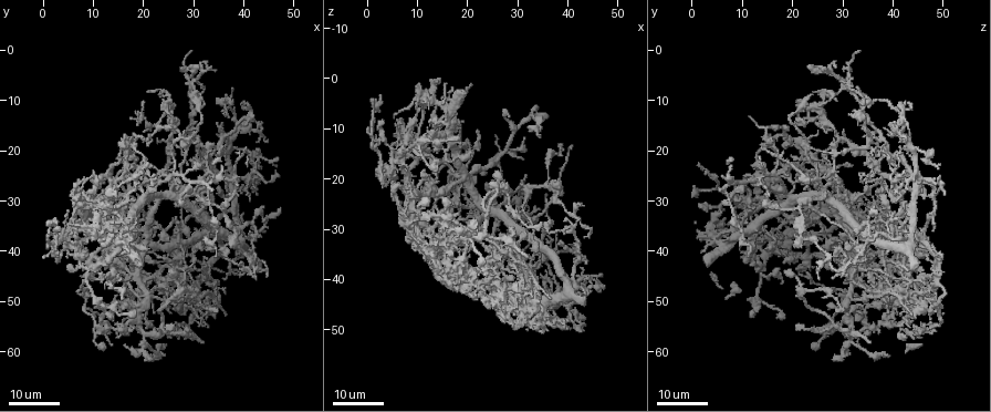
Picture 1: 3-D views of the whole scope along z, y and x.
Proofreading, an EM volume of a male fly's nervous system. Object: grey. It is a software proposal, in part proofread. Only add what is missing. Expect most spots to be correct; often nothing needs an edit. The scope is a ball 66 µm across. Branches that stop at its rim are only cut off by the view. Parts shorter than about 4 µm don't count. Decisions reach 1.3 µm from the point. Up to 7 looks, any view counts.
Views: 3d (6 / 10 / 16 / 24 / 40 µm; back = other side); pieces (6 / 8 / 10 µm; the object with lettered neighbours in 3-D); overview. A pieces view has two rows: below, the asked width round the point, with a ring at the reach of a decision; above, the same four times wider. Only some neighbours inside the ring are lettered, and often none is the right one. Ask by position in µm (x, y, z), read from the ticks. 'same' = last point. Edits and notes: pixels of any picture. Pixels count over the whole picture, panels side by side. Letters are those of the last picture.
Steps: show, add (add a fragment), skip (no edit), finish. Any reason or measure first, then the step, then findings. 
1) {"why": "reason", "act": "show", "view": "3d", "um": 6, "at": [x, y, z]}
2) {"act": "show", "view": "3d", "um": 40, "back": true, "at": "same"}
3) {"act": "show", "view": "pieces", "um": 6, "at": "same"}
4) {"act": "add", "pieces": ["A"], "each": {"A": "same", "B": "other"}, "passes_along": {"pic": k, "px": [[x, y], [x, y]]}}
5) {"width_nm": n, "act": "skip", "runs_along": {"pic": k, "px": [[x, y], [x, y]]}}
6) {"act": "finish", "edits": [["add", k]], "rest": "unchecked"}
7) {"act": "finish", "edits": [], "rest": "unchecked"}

{"why": "an open end", "act": "show", "view": "3d", "um": 16, "at": [18.0, 21.5, 19.5]}

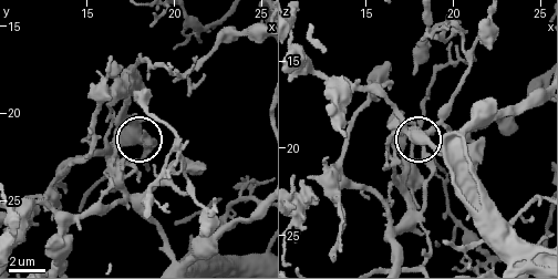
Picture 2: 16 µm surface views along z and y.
{"why": "what lies round it", "act": "show", "view": "pieces", "um": 10, "at": "same"}

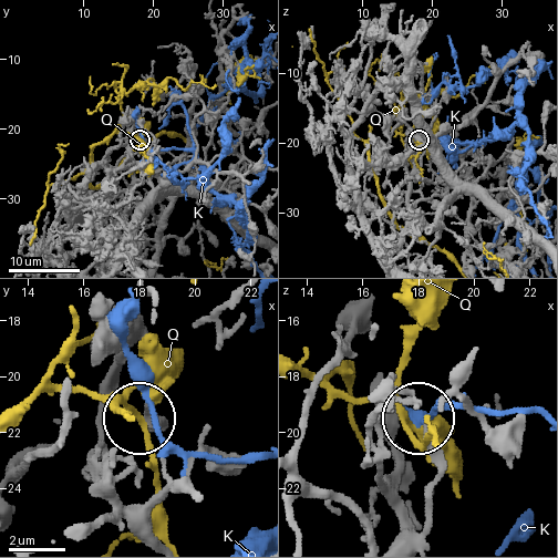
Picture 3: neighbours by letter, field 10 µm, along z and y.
{"width_nm": 250, "act": "skip", "each": {"K": "other", "Q": "other"}, "found": "none of them fits"}

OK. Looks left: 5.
{"why": "free end", "act": "show", "view": "3d", "um": 24, "at": [32.5, 41.5, 41.5]}

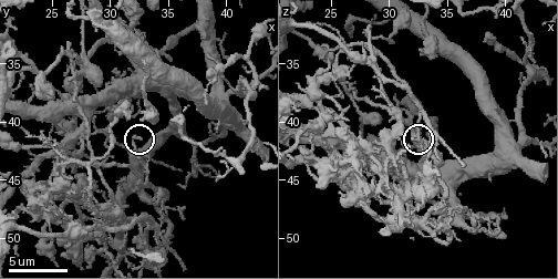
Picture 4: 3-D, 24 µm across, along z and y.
{"act": "show", "view": "pieces", "um": 10, "at": "same"}

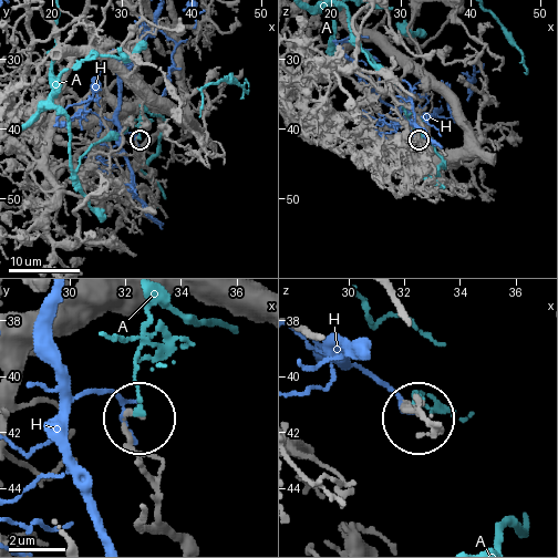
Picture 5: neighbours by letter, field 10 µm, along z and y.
{"act": "skip", "each": {"A": "other", "H": "other"}, "runs_along": {"pic": 5, "px": [[183, 535], [158, 506], [130, 435], [127, 421], [137, 414]]}, "found": "no lettered fragment goes on from it"}

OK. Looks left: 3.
{"why": "thin end", "act": "show", "view": "3d", "um": 24, "at": [40.0, 14.5, 33.0]}

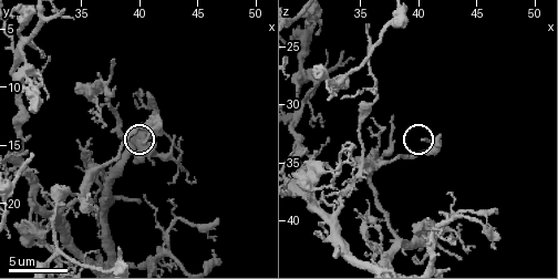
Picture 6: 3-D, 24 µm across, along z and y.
{"why": "see the neighbours", "act": "show", "view": "pieces", "um": 6, "at": [40.2, 14.8, 33.2]}

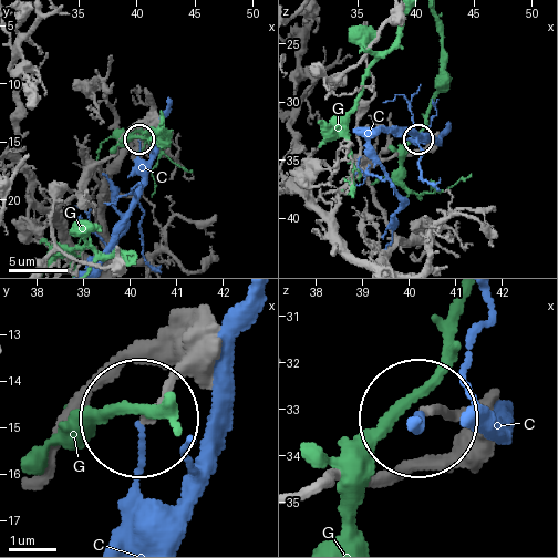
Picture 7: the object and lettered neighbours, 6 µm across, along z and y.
{"width_nm": 150, "act": "skip", "each": {"C": "other", "G": "other"}, "found": "none of them fits"}

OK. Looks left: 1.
{"act": "finish", "edits": [], "rest": "unchecked"}

